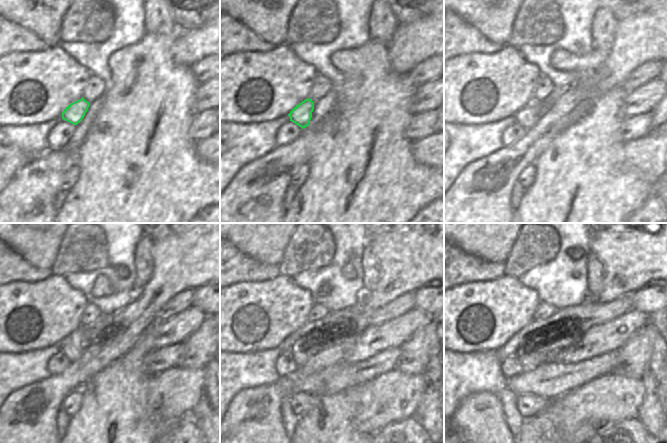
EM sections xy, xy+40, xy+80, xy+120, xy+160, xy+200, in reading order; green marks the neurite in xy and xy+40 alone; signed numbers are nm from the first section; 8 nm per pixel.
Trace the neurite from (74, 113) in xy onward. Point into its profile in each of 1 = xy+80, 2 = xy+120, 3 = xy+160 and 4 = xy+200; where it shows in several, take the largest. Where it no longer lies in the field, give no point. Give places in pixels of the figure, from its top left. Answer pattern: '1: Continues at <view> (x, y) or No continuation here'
1: Continues at xy+80 (528, 116)
2: Continues at xy+120 (73, 352)
3: Continues at xy+160 (300, 353)
4: Continues at xy+200 (529, 360)

